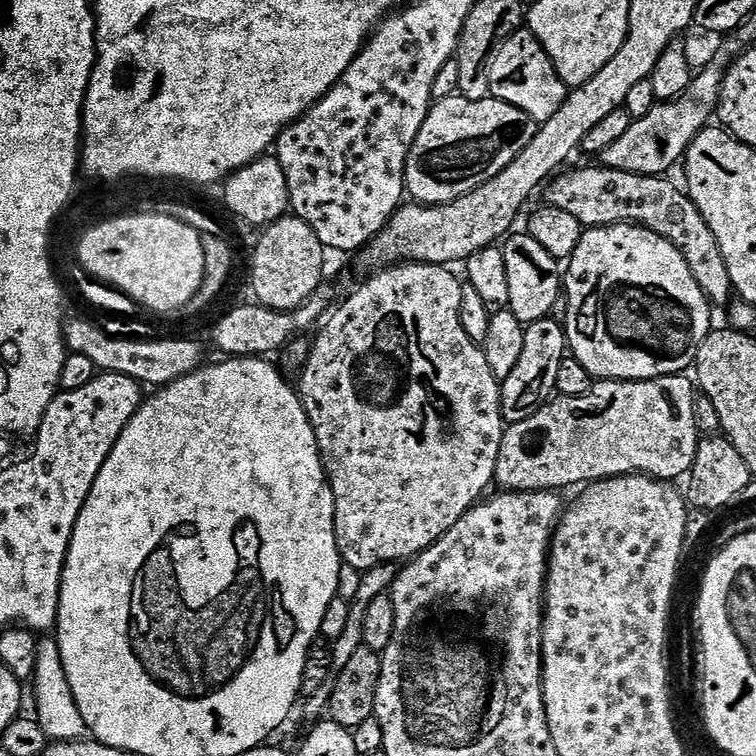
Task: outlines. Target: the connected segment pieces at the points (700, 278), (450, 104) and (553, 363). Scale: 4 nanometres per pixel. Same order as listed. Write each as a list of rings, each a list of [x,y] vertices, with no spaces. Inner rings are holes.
[[[603,166],[568,171],[561,171],[547,185],[547,204],[574,214],[585,229],[607,224],[638,224],[649,228],[683,254],[690,266],[690,274],[694,274],[694,282],[702,286],[709,304],[727,305],[733,299],[730,270],[726,270],[726,258],[722,258],[718,238],[714,238],[710,226],[706,226],[706,218],[702,218],[698,206],[694,206],[692,197],[683,187],[675,188],[664,176],[643,176]]]
[[[457,94],[445,100],[436,100],[406,158],[404,186],[407,195],[422,204],[449,204],[470,194],[478,186],[502,174],[502,170],[506,170],[506,166],[510,166],[510,162],[514,162],[514,158],[518,158],[526,146],[530,146],[530,138],[534,138],[537,127],[537,120],[530,118],[530,114],[495,98],[471,100]]]
[[[544,316],[525,327],[522,355],[518,358],[518,366],[510,370],[510,374],[500,386],[500,401],[508,424],[517,424],[530,418],[553,399],[558,382],[558,368],[568,351],[568,336],[564,333],[563,323],[559,319]]]

